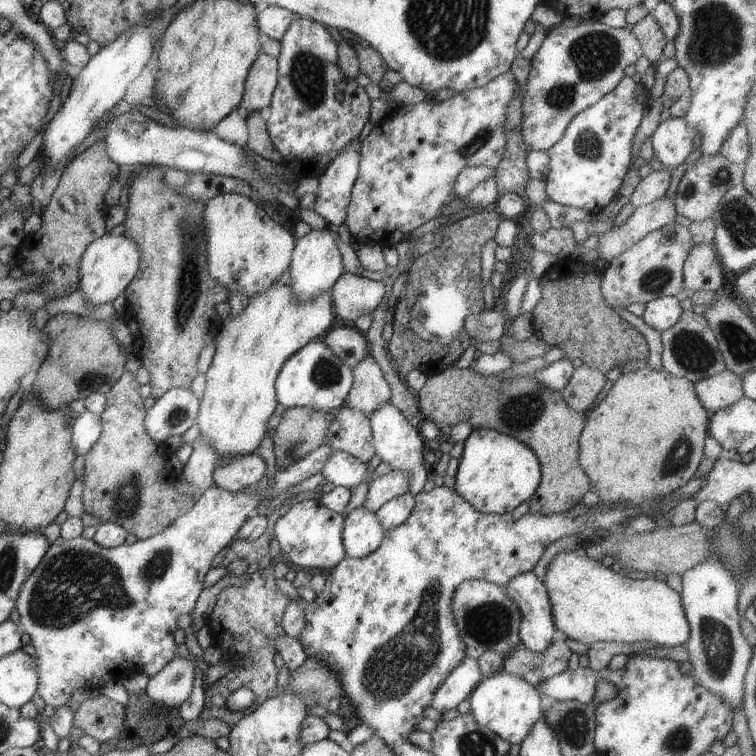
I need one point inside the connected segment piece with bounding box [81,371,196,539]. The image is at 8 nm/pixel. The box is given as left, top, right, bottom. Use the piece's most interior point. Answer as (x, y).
(125, 480)

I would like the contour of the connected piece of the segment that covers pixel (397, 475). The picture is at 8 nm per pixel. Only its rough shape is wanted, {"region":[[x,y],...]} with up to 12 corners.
{"region":[[397,468],[374,476],[363,508],[375,512],[407,491],[409,476]]}

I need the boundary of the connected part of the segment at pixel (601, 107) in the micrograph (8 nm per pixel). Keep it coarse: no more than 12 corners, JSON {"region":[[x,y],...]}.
{"region":[[623,75],[546,154],[545,192],[598,214],[651,98]]}

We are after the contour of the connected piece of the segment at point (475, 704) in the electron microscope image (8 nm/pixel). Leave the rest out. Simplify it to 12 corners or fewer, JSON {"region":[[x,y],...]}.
{"region":[[503,670],[479,681],[470,713],[509,745],[541,716],[536,687]]}

